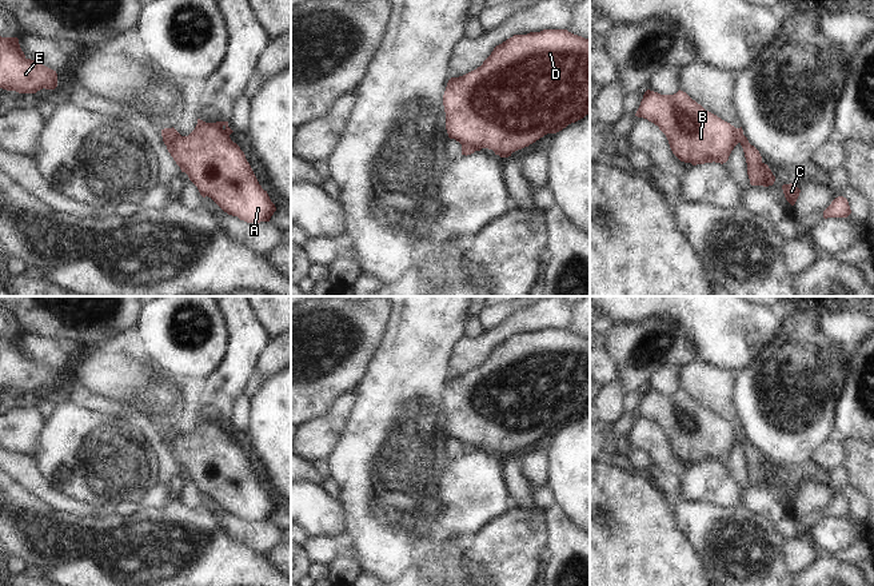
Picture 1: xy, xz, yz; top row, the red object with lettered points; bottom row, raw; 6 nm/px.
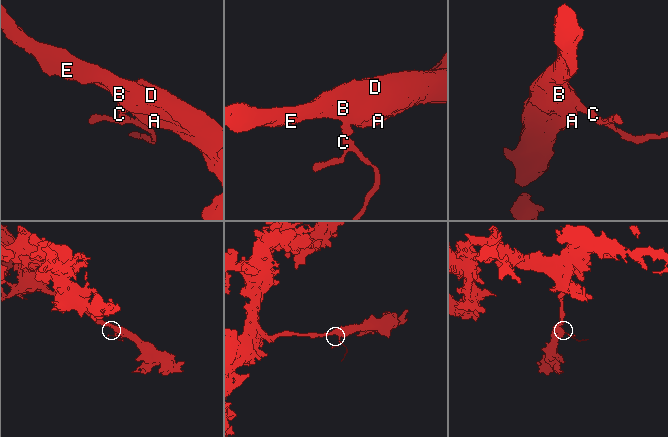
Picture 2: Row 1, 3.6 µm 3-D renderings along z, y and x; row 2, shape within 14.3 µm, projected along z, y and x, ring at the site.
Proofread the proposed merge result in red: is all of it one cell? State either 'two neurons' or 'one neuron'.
two neurons

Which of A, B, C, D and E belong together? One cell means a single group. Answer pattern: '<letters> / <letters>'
A B D E / C

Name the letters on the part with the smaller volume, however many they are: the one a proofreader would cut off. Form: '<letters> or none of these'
C

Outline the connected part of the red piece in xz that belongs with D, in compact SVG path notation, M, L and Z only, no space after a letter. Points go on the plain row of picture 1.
M567 328L514 334L496 344L480 366L451 376L443 404L450 438L508 457L590 412L590 339Z

